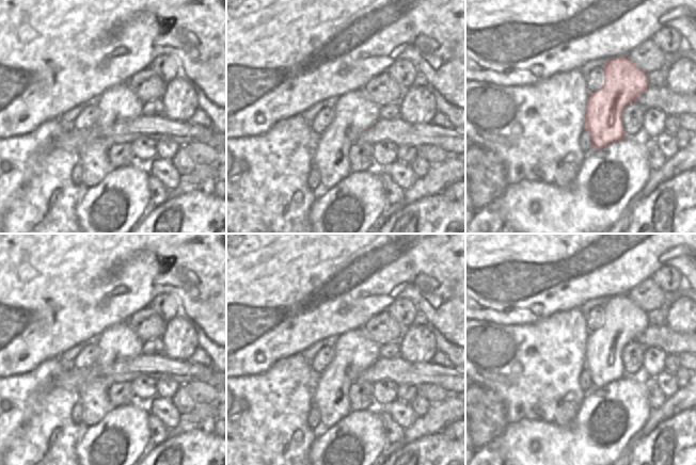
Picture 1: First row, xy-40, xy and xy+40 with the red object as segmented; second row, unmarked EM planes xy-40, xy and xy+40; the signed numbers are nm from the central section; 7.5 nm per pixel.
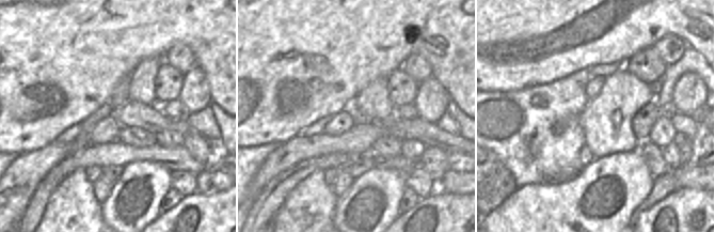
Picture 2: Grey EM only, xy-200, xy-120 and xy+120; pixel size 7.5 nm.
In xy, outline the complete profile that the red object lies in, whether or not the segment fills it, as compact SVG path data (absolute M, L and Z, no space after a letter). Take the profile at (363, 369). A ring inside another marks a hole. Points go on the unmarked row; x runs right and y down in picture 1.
M358 327L341 334L335 339L335 356L330 370L345 370L355 381L374 362L380 357L380 346L375 342L367 330Z

